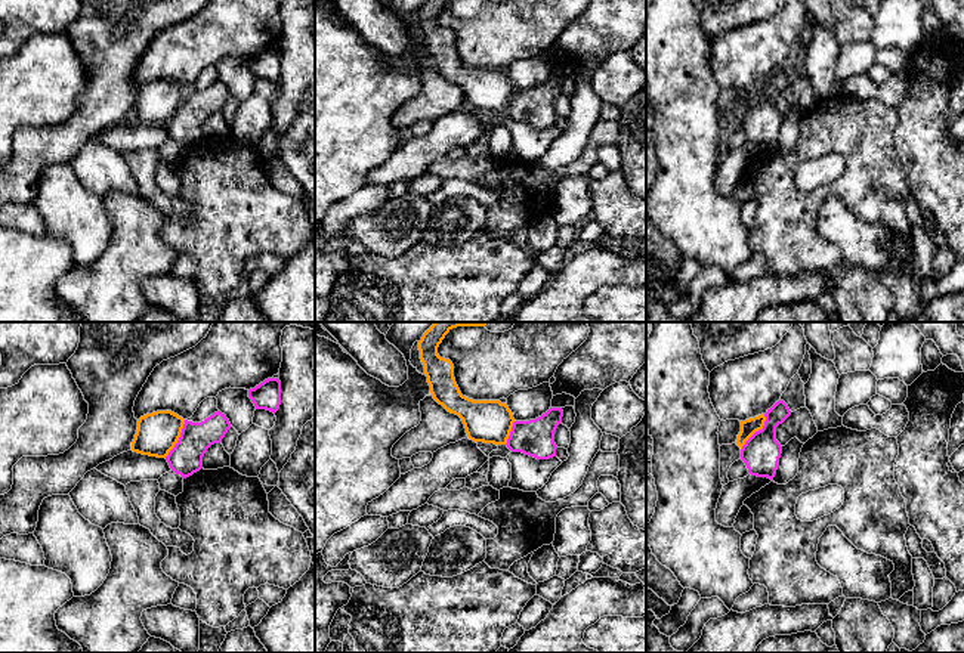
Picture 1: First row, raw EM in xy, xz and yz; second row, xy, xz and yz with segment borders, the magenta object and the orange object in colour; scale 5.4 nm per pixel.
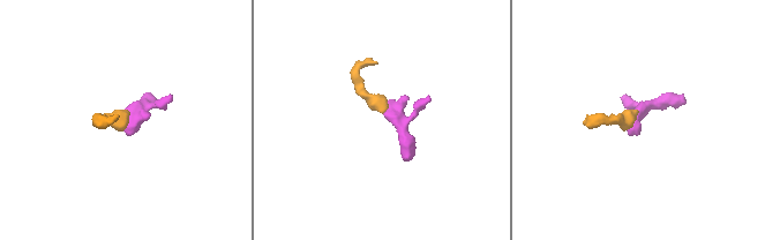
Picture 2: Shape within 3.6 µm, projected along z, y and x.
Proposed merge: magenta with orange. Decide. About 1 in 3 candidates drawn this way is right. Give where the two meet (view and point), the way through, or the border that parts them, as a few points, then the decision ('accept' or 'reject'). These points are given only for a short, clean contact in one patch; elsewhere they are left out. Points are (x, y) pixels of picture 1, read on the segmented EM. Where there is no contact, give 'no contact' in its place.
yz (756, 432) | across yz (762, 451), (756, 432), (748, 427) | accept

